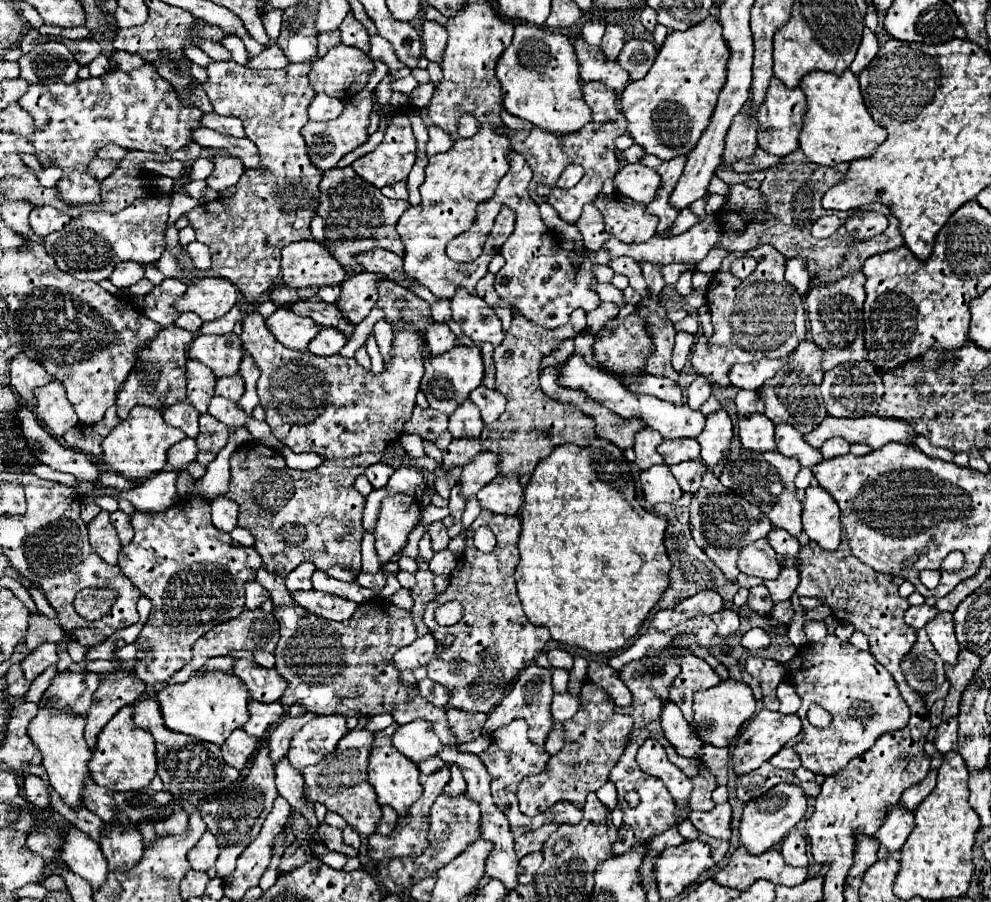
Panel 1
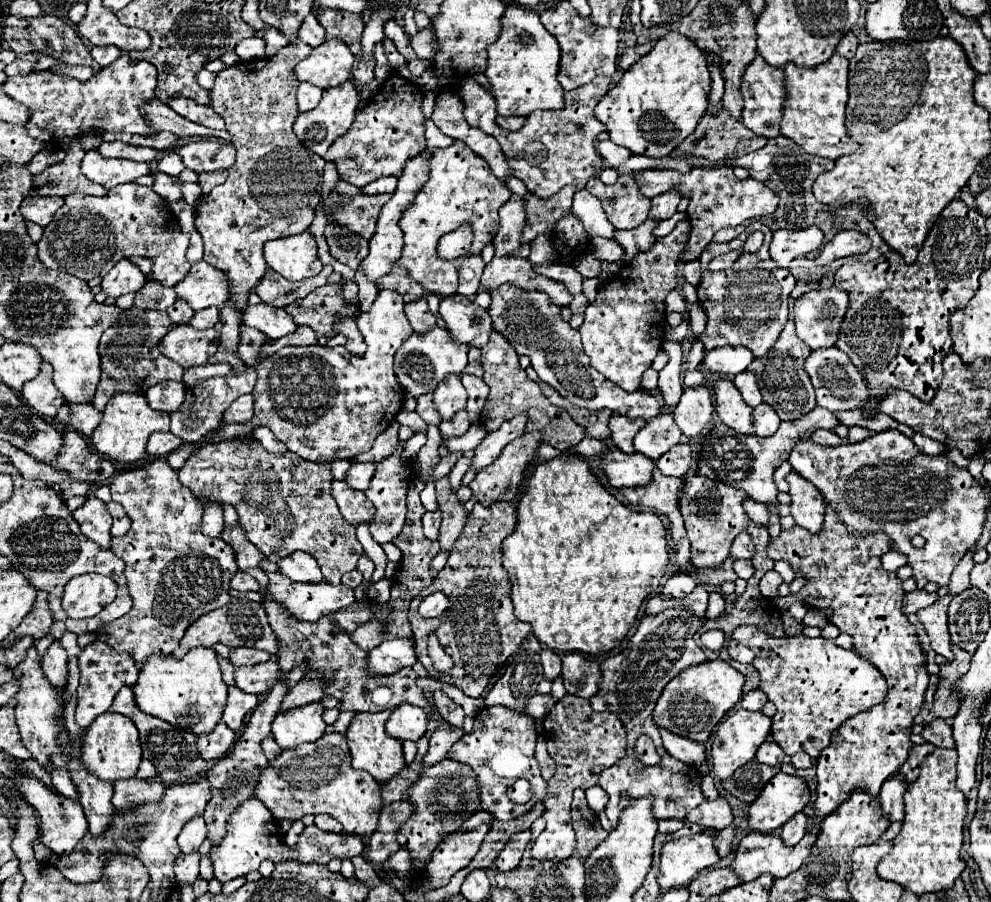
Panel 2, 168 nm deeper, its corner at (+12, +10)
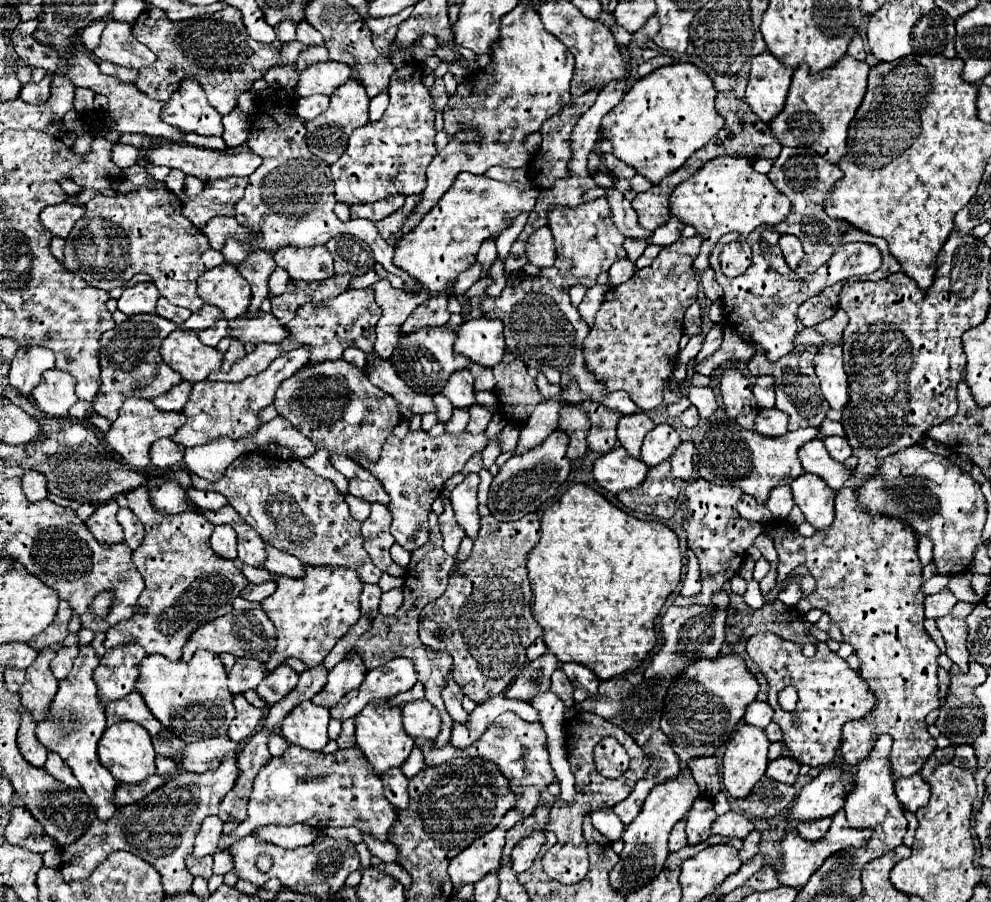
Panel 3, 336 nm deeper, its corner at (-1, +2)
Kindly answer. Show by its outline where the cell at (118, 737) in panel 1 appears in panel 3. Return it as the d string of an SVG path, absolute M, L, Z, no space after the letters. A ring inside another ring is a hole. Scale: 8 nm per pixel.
M114 723L104 731L104 735L98 741L98 759L114 775L116 781L136 783L154 775L156 773L154 757L156 753L146 729L136 723Z

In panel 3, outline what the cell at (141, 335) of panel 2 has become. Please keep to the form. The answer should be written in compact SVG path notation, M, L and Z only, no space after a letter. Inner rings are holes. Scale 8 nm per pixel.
M146 313L146 315L130 315L124 323L114 325L114 329L106 331L100 337L100 379L102 385L98 389L94 411L110 421L116 421L118 411L124 403L126 397L140 397L140 399L154 399L162 393L166 393L170 387L178 385L182 379L176 371L168 369L164 365L158 349L162 341L176 329L172 321L156 315L156 313Z

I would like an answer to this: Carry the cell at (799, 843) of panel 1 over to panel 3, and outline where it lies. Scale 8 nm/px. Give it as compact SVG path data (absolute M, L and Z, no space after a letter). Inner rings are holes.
M816 819L816 821L804 821L796 827L796 833L802 835L808 841L818 841L826 835L832 819Z

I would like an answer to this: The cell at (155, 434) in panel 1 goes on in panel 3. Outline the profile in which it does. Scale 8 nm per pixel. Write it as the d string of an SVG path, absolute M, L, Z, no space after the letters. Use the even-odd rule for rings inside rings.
M128 399L124 401L118 419L112 423L110 431L106 433L106 441L112 445L114 451L118 451L124 461L134 469L144 469L150 463L150 447L154 441L162 437L172 437L182 425L186 423L184 413L164 413L158 411L152 401L140 401L140 399Z

